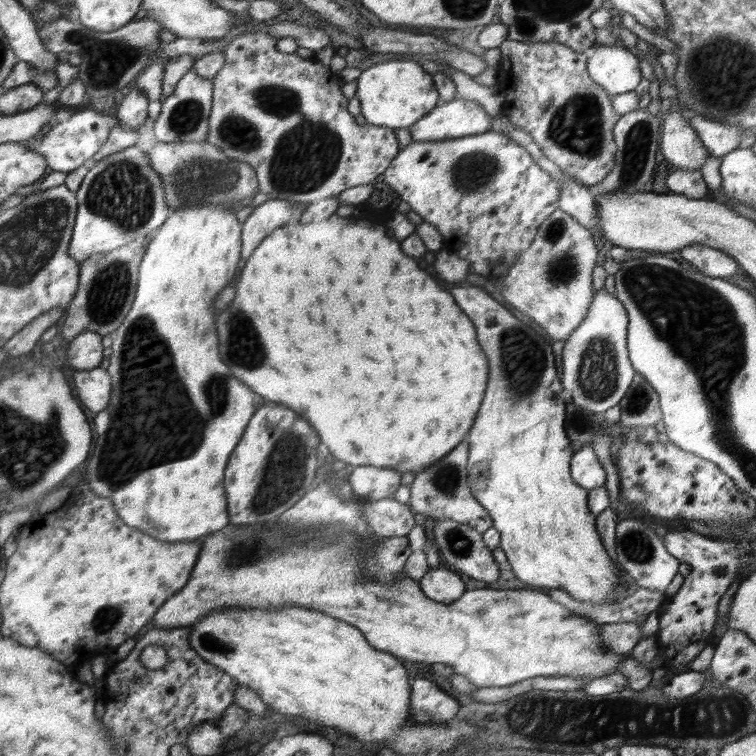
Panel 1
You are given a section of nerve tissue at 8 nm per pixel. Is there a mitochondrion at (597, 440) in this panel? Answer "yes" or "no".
no

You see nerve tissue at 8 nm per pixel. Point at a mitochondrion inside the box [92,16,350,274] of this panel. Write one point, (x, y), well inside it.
(308, 152)

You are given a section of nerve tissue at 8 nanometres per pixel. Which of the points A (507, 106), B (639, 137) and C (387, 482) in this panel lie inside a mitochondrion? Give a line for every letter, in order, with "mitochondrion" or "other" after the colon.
A: other
B: mitochondrion
C: other

